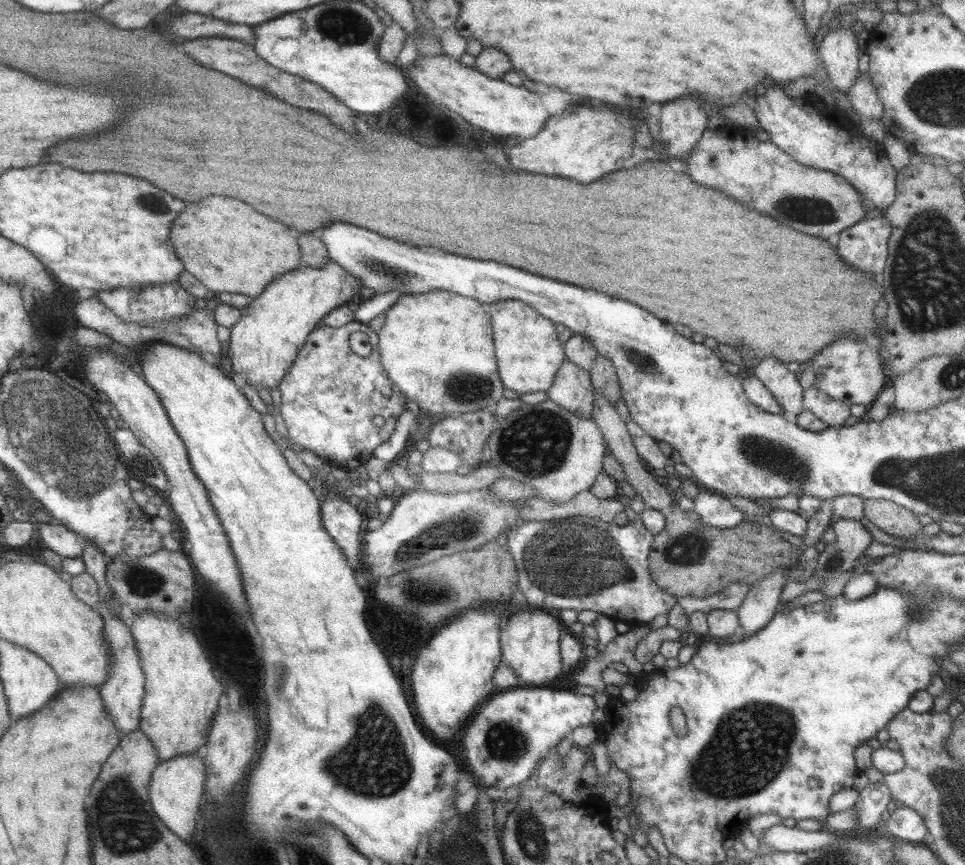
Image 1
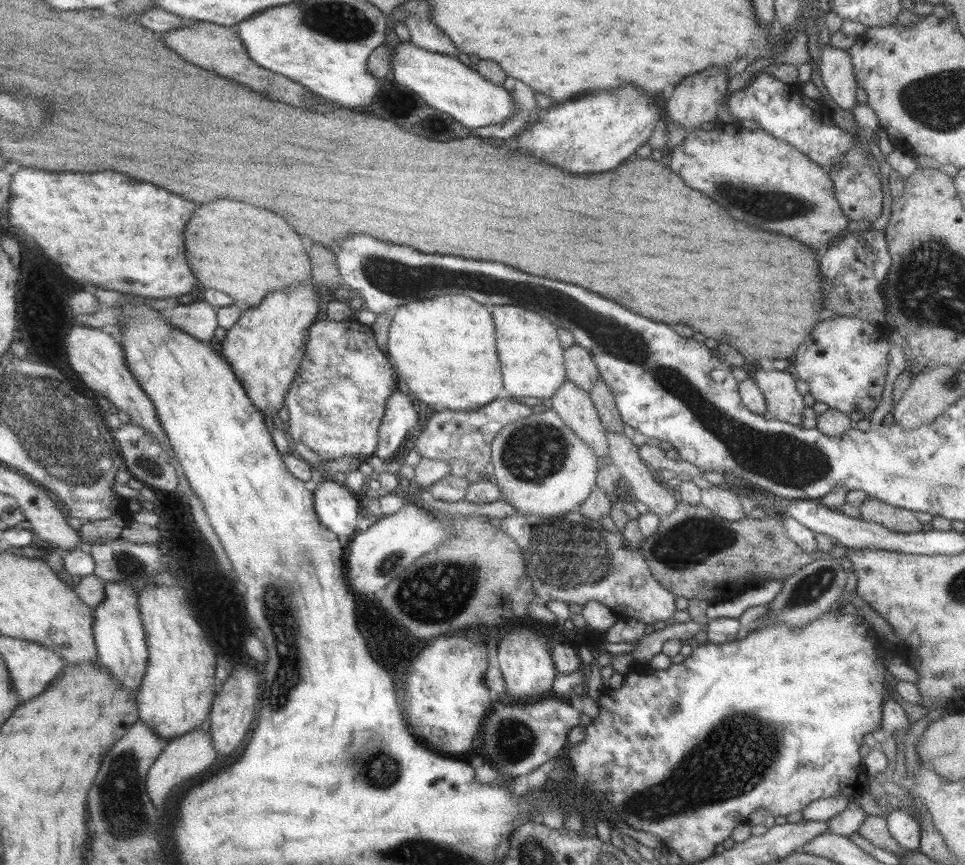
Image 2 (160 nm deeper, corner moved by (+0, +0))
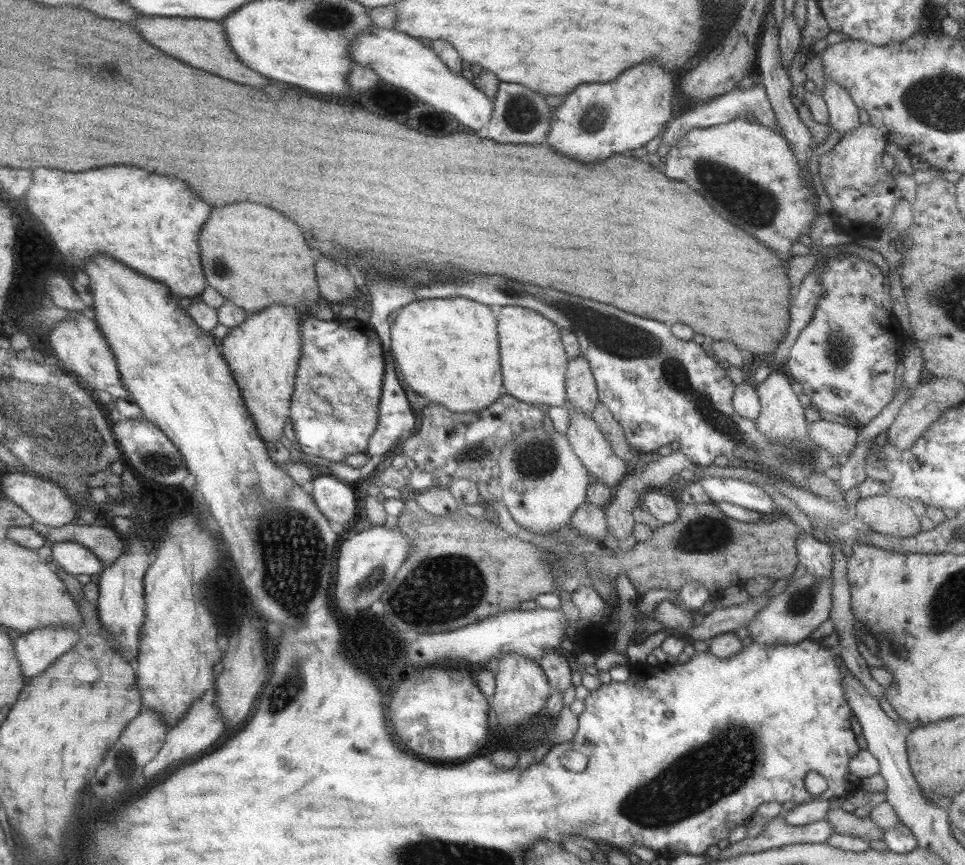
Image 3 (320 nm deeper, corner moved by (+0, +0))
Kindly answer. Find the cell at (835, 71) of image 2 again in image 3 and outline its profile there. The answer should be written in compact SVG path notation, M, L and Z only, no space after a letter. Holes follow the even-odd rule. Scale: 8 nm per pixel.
M825 79L822 99L828 112L828 126L837 130L840 138L860 125L857 106L834 80Z

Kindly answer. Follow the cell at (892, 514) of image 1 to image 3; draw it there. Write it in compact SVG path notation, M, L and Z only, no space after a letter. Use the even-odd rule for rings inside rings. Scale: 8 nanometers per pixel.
M891 494L860 498L852 513L873 532L882 535L903 538L920 531L918 517L909 505Z

